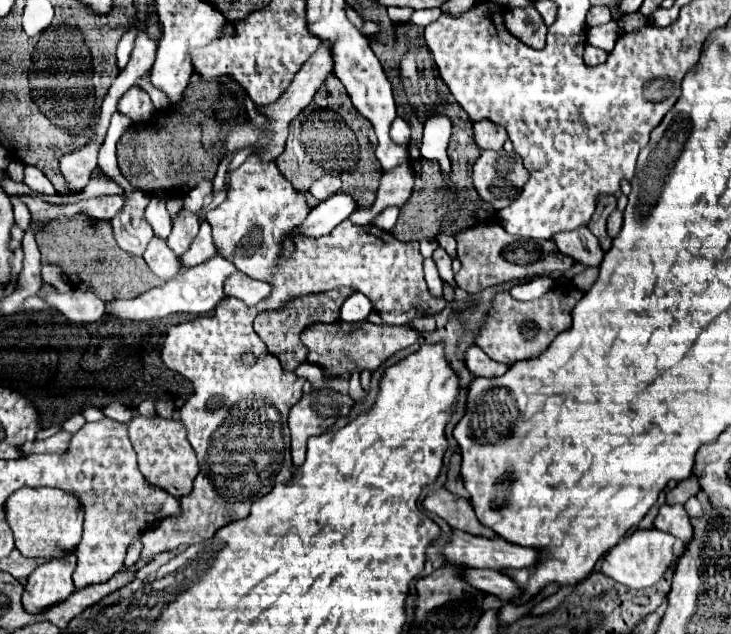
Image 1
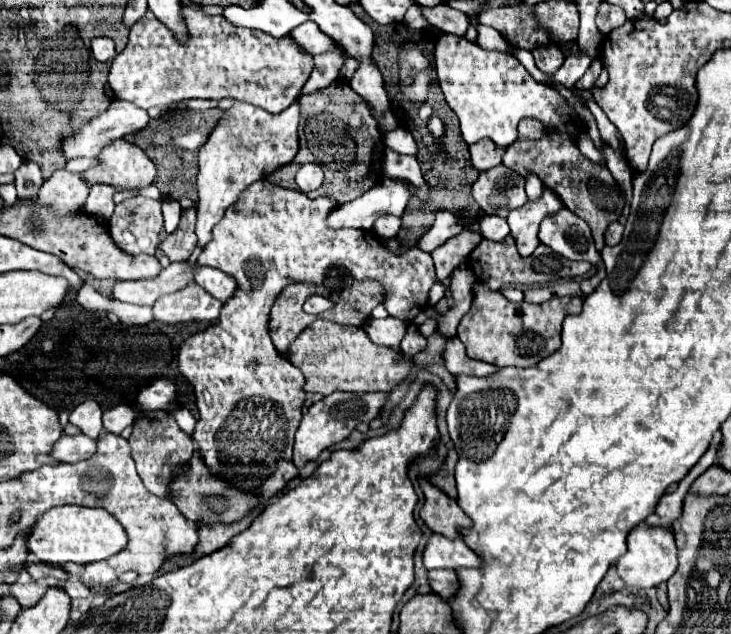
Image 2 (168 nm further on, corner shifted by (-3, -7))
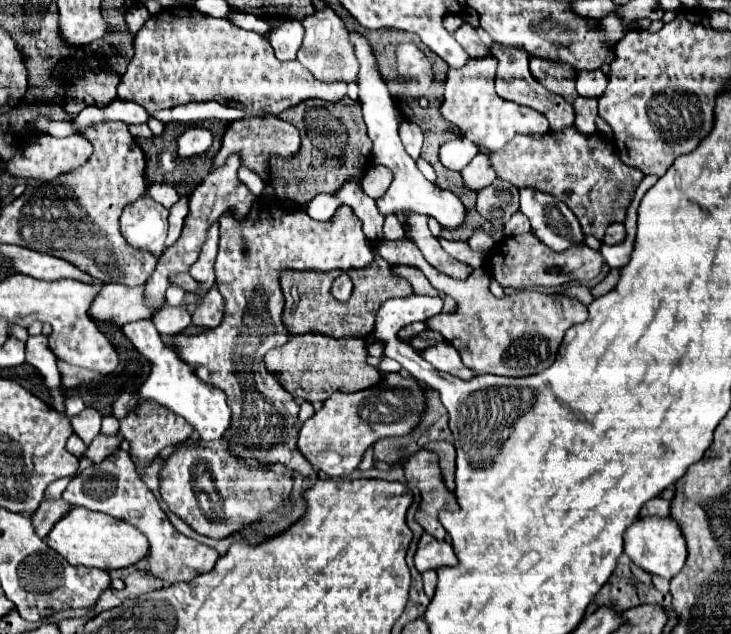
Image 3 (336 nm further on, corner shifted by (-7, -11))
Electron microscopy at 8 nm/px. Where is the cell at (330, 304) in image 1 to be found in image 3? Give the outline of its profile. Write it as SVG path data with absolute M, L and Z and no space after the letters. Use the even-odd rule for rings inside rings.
M375 253L375 263L363 271L349 271L353 279L353 293L347 303L339 303L331 297L329 289L335 279L333 273L283 273L281 275L281 289L285 295L285 309L283 309L283 325L293 333L325 333L325 335L363 335L367 337L375 327L375 315L379 307L389 297L409 297L411 285L397 275L391 275L389 263L385 263Z

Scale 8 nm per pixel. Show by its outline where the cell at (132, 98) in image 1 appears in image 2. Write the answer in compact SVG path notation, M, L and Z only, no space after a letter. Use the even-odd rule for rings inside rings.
M113 101L111 107L99 115L95 115L89 123L85 123L83 127L79 127L73 135L65 137L63 143L61 143L61 151L63 151L63 157L69 161L69 159L75 159L75 157L97 157L99 151L111 143L113 139L119 139L119 137L125 137L129 133L137 133L141 129L145 129L149 123L149 115L147 111L135 107L133 103L127 103L127 101Z

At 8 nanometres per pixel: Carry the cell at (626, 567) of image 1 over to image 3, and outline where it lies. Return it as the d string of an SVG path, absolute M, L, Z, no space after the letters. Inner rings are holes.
M645 517L635 521L627 531L625 531L625 553L629 559L641 567L643 571L651 575L659 575L663 579L671 579L677 575L677 571L685 565L687 559L687 547L685 539L677 527L677 523L667 517L667 519L655 519L655 517Z

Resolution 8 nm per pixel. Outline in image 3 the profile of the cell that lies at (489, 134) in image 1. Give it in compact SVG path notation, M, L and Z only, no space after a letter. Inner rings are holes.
M481 151L471 159L471 163L461 171L461 175L463 175L465 185L473 191L483 189L483 187L487 187L489 183L493 183L497 179L497 173L491 165L489 155L481 153Z

